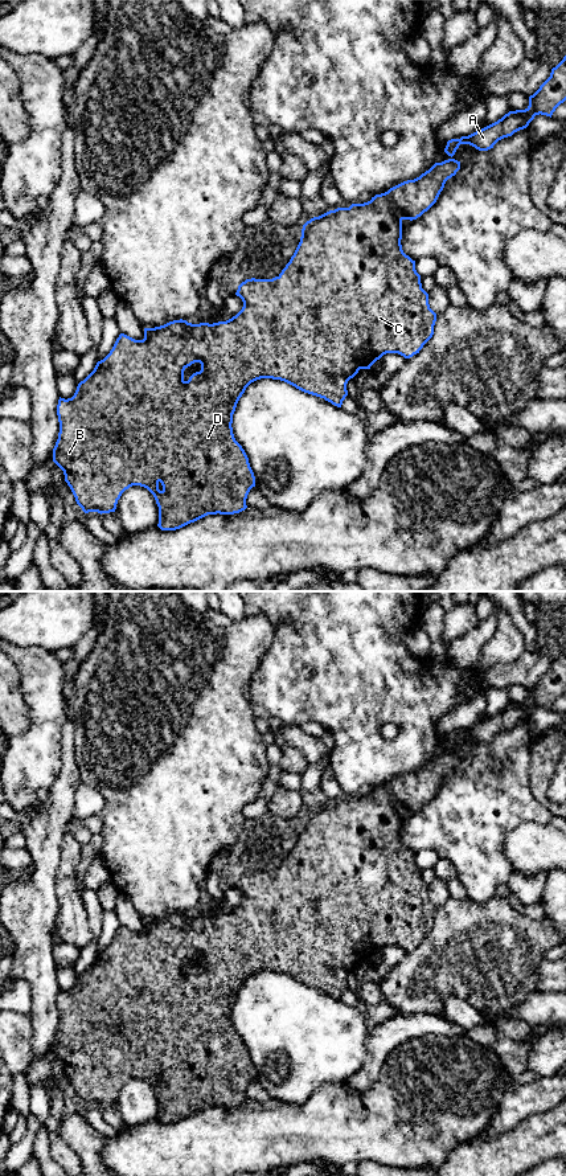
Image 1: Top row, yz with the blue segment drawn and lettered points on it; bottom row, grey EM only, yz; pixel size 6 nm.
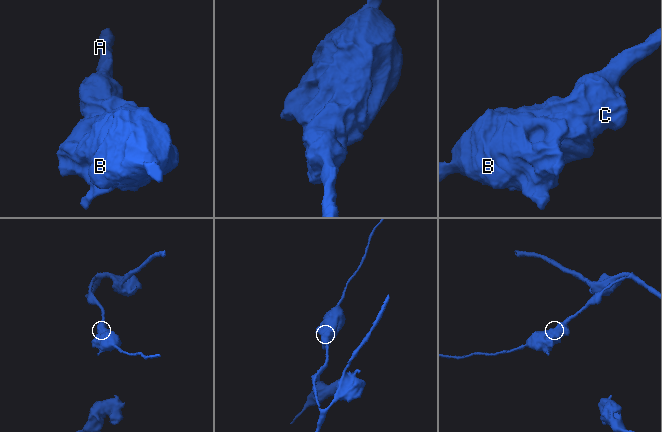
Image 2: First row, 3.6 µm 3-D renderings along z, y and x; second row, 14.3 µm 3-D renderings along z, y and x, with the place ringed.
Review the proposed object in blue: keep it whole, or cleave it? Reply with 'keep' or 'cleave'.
keep

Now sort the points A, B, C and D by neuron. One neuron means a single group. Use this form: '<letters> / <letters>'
A B C D

